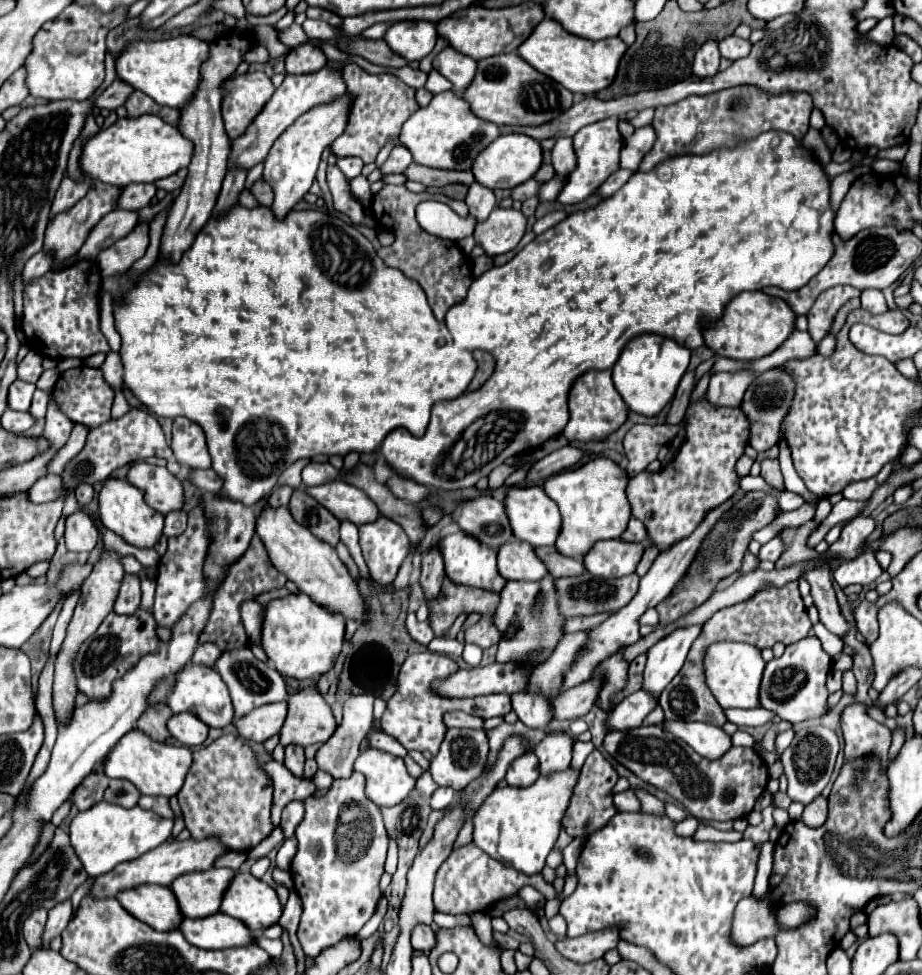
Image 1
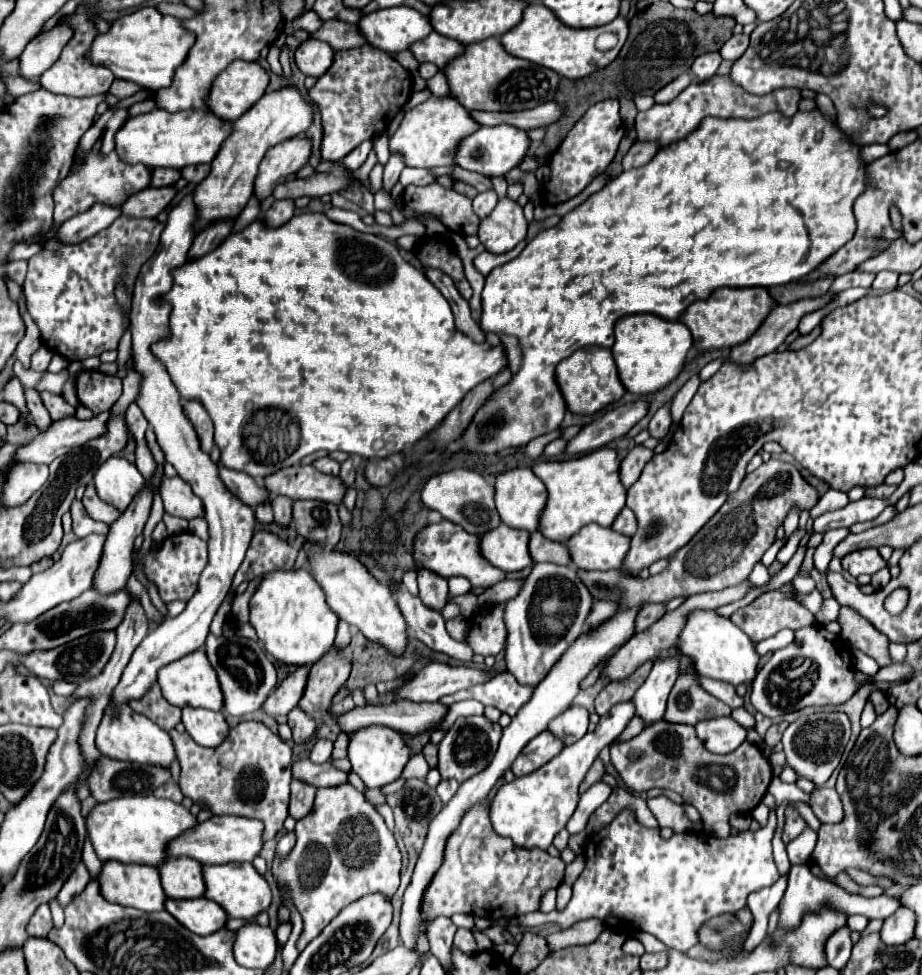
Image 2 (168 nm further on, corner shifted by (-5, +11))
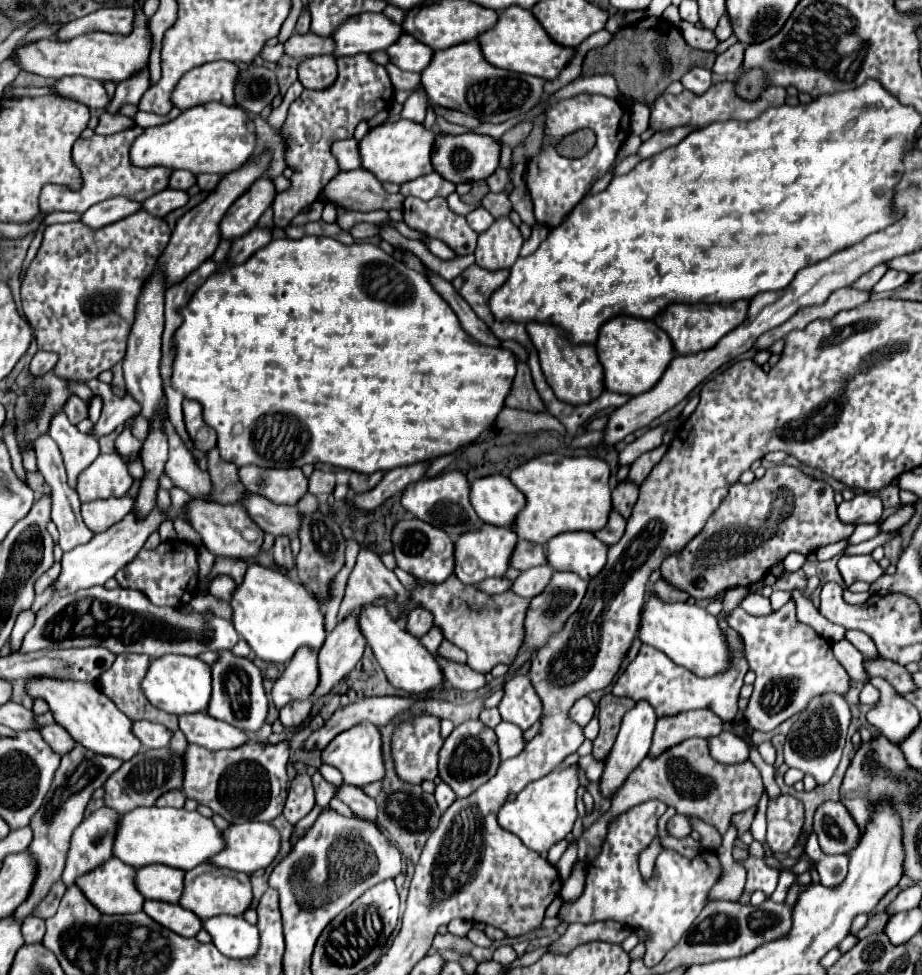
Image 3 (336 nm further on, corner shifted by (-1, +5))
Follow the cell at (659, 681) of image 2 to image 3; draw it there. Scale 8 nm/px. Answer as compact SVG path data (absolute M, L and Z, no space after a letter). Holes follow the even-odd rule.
M639 700L627 712L627 716L623 716L617 742L613 744L613 750L611 750L609 758L607 758L605 772L601 776L601 792L605 796L613 796L615 790L619 788L619 784L623 784L623 780L629 776L629 772L639 764L639 760L643 760L643 756L649 754L651 740L653 740L653 730L655 730L655 722L657 722L657 712L655 712L655 708L647 700Z

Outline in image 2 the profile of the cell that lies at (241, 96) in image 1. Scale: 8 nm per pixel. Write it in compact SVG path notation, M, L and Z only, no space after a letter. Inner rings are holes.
M235 60L213 82L207 106L223 120L237 120L265 92L269 74L257 62Z

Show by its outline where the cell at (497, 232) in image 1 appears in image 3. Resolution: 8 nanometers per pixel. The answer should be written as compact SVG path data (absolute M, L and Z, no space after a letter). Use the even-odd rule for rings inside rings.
M501 216L491 224L491 228L479 234L475 250L477 266L485 270L511 268L519 256L521 246L523 236L519 228L511 222L509 216Z

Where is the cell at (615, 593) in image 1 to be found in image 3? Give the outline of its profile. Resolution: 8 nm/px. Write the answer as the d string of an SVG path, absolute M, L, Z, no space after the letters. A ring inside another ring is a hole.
M777 464L751 484L735 484L687 548L661 564L661 576L697 600L715 598L727 588L755 584L789 552L807 556L825 544L851 536L853 530L837 518L837 504L829 484L805 476L799 468Z

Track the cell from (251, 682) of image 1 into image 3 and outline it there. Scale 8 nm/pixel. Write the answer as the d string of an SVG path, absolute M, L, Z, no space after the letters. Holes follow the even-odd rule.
M231 650L217 652L217 660L211 664L213 672L213 694L207 712L223 722L229 722L231 726L255 732L261 728L267 716L267 694L263 690L263 674L249 658L235 656Z

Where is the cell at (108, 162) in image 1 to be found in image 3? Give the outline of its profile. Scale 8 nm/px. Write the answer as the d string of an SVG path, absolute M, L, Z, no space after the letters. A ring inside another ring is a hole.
M201 104L181 112L175 120L161 126L145 128L131 146L131 162L141 168L163 166L169 170L181 168L193 174L227 174L245 164L255 150L255 126L241 108L227 108L223 104Z

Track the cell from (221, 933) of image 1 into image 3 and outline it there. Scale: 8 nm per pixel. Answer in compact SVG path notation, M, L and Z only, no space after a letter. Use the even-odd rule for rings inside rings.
M145 900L143 912L147 912L155 922L163 924L165 928L171 928L173 932L185 938L193 938L197 936L197 932L203 930L201 918L179 904L163 904L157 900Z

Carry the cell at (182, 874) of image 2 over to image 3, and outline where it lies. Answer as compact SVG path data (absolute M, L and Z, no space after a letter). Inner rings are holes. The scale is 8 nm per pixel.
M159 864L139 868L135 876L135 884L147 900L161 900L171 904L179 904L183 894L183 880L185 880L183 870Z

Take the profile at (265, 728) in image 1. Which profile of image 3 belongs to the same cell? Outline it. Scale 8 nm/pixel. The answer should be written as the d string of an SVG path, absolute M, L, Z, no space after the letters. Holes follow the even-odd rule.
M299 652L285 672L275 680L271 700L277 710L293 700L307 700L319 682L317 652Z

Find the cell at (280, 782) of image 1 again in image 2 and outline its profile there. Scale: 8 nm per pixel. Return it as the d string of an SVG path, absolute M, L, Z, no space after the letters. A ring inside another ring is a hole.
M311 760L293 762L293 776L307 784L313 784L315 788L331 788L349 782L349 772L337 770L331 762L325 764L313 764Z

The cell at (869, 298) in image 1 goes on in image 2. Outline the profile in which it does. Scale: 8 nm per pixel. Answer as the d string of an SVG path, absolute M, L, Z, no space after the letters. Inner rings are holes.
M891 270L879 272L875 282L873 282L873 288L875 290L895 290L897 288L897 278L899 278L899 274L895 274Z

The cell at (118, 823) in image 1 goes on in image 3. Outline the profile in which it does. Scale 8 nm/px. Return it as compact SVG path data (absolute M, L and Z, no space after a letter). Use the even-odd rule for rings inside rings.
M141 806L123 814L117 822L113 842L113 856L133 868L165 864L173 868L191 870L197 864L207 862L219 850L223 850L223 838L221 830L215 828L211 818L205 818L199 812L187 812L183 808L175 810L159 806Z

